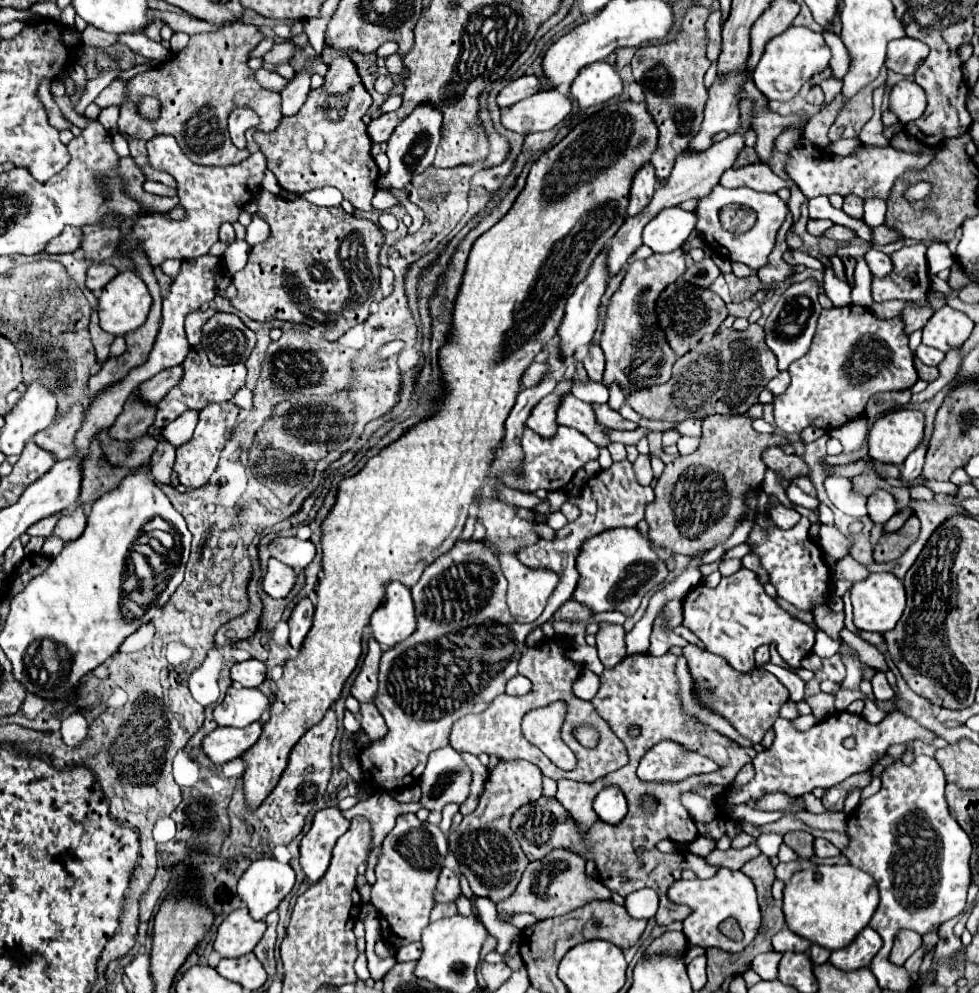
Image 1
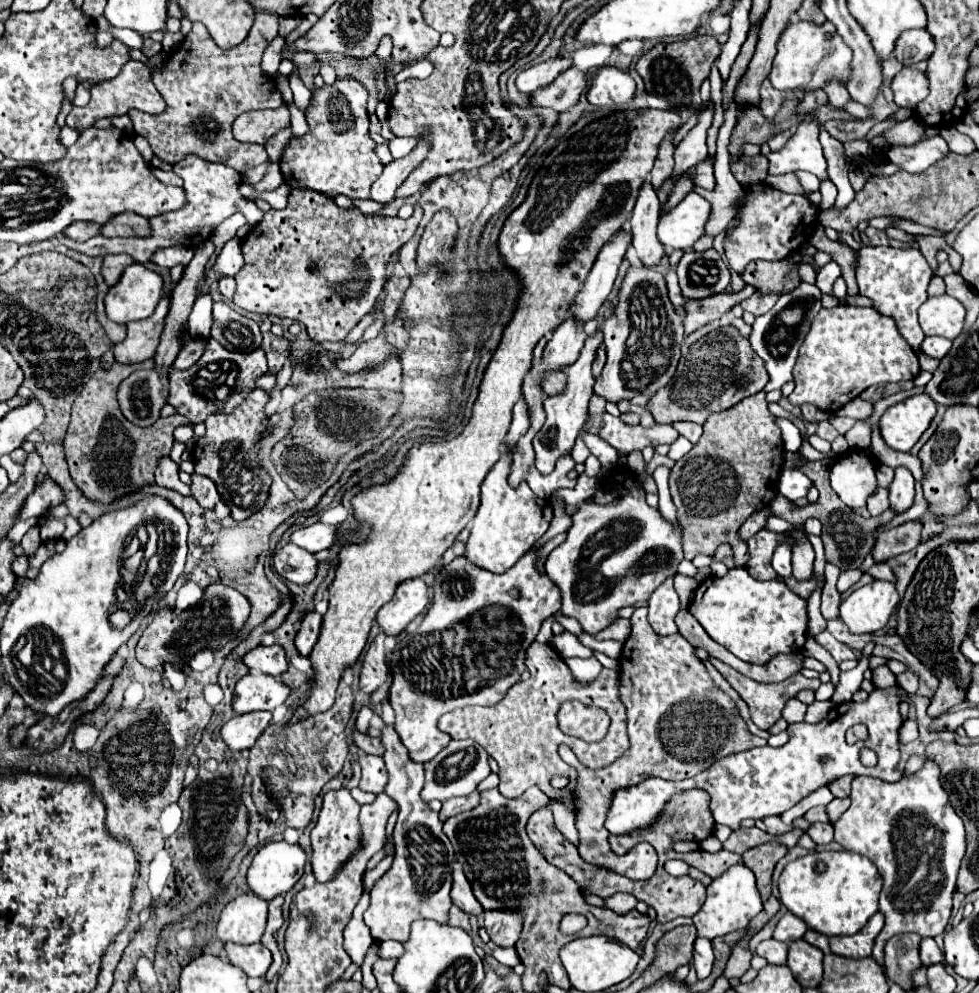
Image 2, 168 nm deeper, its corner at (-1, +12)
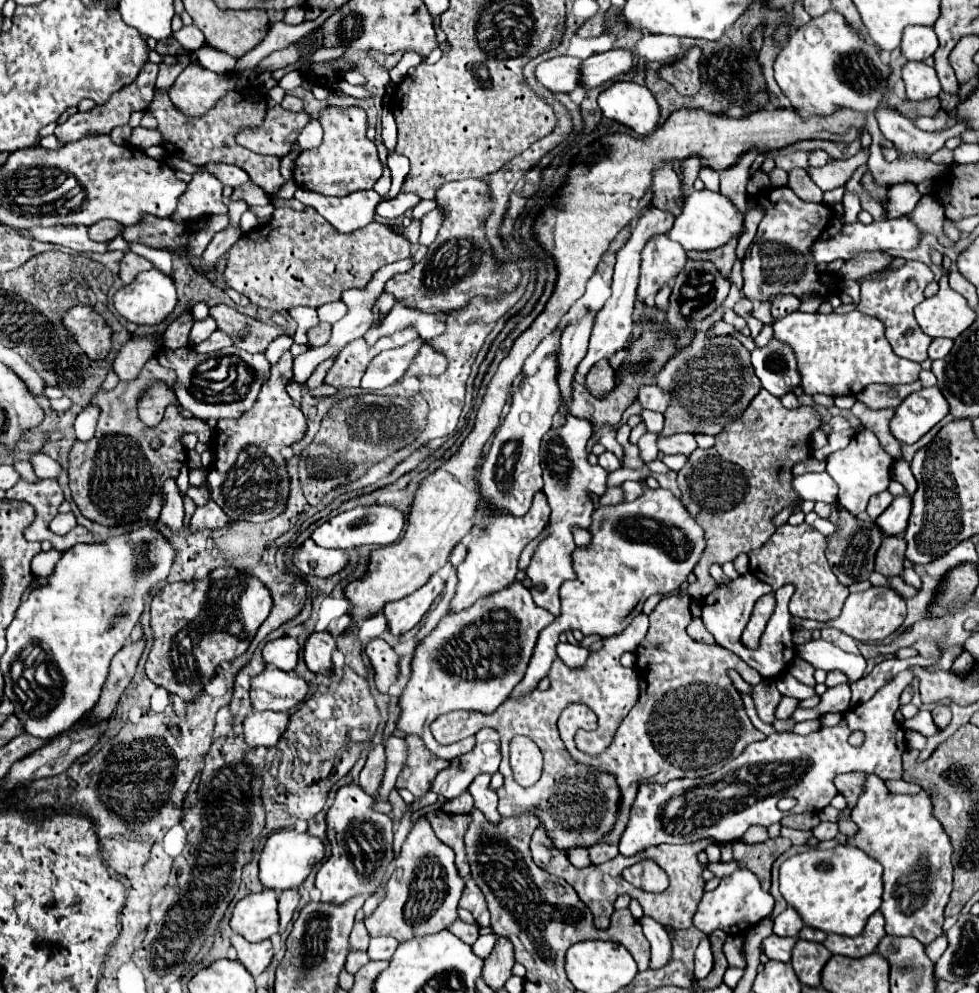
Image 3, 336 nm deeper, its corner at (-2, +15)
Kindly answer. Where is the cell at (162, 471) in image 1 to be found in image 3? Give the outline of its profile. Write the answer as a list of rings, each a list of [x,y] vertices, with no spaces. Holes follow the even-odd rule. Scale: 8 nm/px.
[[[170,479],[162,487],[162,511],[160,519],[172,529],[180,529],[184,525],[184,499],[176,485],[176,479]]]

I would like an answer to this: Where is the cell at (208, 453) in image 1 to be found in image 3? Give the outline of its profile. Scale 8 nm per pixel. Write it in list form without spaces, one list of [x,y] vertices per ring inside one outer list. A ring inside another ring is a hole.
[[[284,351],[280,361],[272,365],[270,377],[262,383],[254,407],[238,419],[220,419],[214,429],[210,449],[214,461],[208,469],[206,481],[210,485],[212,501],[218,503],[230,519],[244,519],[264,523],[274,519],[286,507],[288,473],[280,455],[282,447],[292,445],[306,433],[306,417],[286,393],[286,383],[292,373],[292,353]]]

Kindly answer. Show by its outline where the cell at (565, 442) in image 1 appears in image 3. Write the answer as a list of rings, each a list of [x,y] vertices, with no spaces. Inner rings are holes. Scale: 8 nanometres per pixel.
[[[604,451],[602,455],[598,455],[598,463],[600,463],[604,469],[608,469],[608,471],[616,471],[618,465],[620,465],[618,457],[616,457],[614,453],[610,453],[610,451]]]

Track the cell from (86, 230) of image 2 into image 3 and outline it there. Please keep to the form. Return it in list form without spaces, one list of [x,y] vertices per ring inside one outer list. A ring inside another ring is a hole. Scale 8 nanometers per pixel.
[[[102,219],[94,225],[88,227],[88,233],[90,233],[90,239],[94,241],[112,241],[116,235],[122,233],[122,225],[118,221],[110,221],[110,219]]]

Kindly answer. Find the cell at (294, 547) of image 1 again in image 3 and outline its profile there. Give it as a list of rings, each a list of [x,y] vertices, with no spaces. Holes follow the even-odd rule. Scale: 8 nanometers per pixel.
[[[370,505],[370,507],[354,507],[352,511],[340,513],[336,517],[330,517],[326,523],[318,525],[310,539],[320,545],[320,547],[328,547],[328,549],[354,549],[358,545],[390,545],[398,539],[400,531],[404,527],[404,513],[394,509],[394,507],[386,507],[386,505]]]

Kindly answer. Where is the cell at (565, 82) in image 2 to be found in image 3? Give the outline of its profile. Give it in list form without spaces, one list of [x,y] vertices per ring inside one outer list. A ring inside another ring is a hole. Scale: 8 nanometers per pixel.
[[[610,49],[582,61],[582,87],[588,91],[620,73],[632,71],[632,53],[628,49]]]

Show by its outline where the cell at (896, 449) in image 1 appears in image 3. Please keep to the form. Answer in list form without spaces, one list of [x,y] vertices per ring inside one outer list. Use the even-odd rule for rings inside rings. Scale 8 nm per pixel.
[[[936,387],[920,389],[906,397],[896,409],[890,431],[900,443],[916,443],[948,413],[948,403]]]

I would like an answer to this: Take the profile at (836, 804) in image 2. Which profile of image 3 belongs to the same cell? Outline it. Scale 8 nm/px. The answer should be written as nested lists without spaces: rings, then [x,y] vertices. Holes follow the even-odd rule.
[[[848,807],[842,811],[842,816],[838,821],[839,831],[845,835],[854,835],[858,828],[856,824],[851,821],[851,809]]]

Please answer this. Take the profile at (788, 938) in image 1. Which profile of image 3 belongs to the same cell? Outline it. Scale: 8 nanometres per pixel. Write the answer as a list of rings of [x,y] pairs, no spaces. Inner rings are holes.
[[[786,907],[778,917],[774,917],[774,933],[778,937],[798,937],[802,927],[804,921],[792,907]]]

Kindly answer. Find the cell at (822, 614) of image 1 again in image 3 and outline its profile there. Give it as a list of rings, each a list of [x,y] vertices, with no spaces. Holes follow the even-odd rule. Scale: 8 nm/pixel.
[[[898,576],[887,578],[887,580],[891,587],[905,599],[912,598],[917,593],[917,589],[906,584],[903,579]]]

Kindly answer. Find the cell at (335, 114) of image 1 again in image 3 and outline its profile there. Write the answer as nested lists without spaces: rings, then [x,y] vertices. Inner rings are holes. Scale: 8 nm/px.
[[[324,107],[318,121],[324,127],[322,145],[302,151],[294,161],[292,177],[296,185],[332,197],[344,197],[358,189],[372,189],[382,175],[382,163],[374,141],[366,137],[366,111],[362,107]]]

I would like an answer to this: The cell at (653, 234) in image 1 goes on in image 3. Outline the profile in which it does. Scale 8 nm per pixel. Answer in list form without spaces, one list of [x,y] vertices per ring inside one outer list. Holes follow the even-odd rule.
[[[702,189],[702,191],[692,191],[682,205],[682,213],[676,217],[668,237],[676,243],[680,243],[686,251],[710,251],[720,245],[726,245],[736,233],[744,233],[744,217],[736,211],[734,205],[720,193]]]

